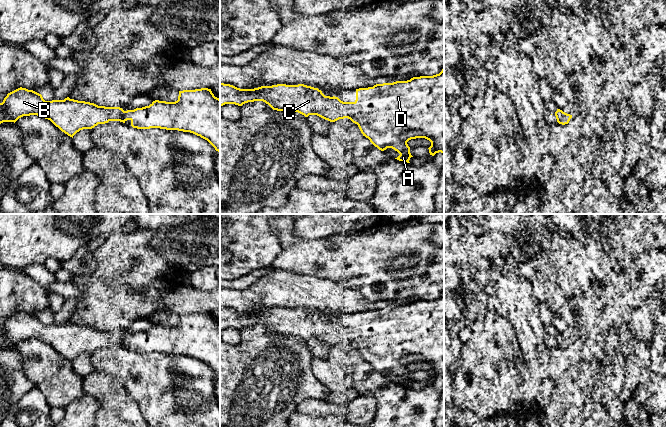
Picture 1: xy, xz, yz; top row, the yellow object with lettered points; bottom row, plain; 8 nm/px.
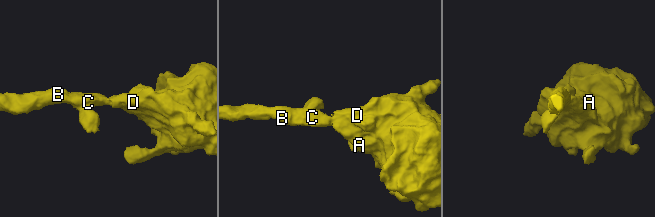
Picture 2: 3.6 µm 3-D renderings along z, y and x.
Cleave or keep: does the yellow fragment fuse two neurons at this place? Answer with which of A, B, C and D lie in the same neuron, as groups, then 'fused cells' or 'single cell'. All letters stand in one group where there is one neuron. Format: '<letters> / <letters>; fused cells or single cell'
A B C D; single cell

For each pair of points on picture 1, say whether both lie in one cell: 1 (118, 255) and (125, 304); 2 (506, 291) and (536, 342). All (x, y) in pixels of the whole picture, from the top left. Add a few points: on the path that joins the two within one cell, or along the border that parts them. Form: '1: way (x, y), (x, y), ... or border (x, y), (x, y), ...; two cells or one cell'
1: way (115, 267), (115, 292); one cell
2: way (518, 304), (523, 311), (529, 329); one cell

